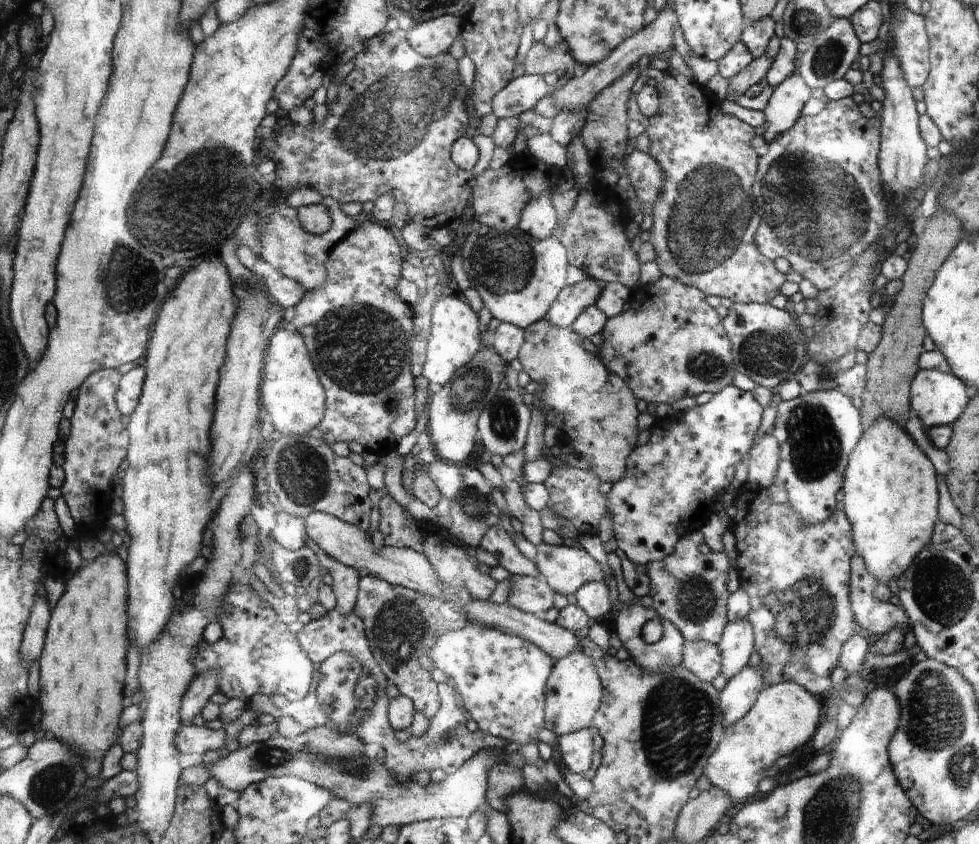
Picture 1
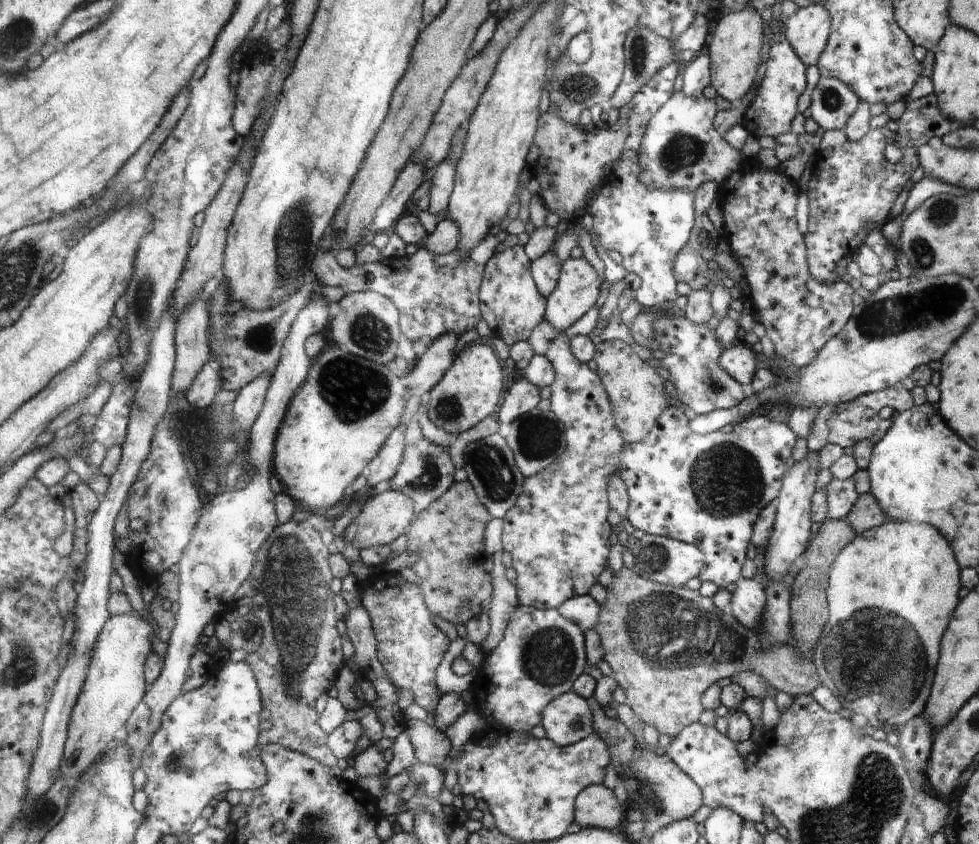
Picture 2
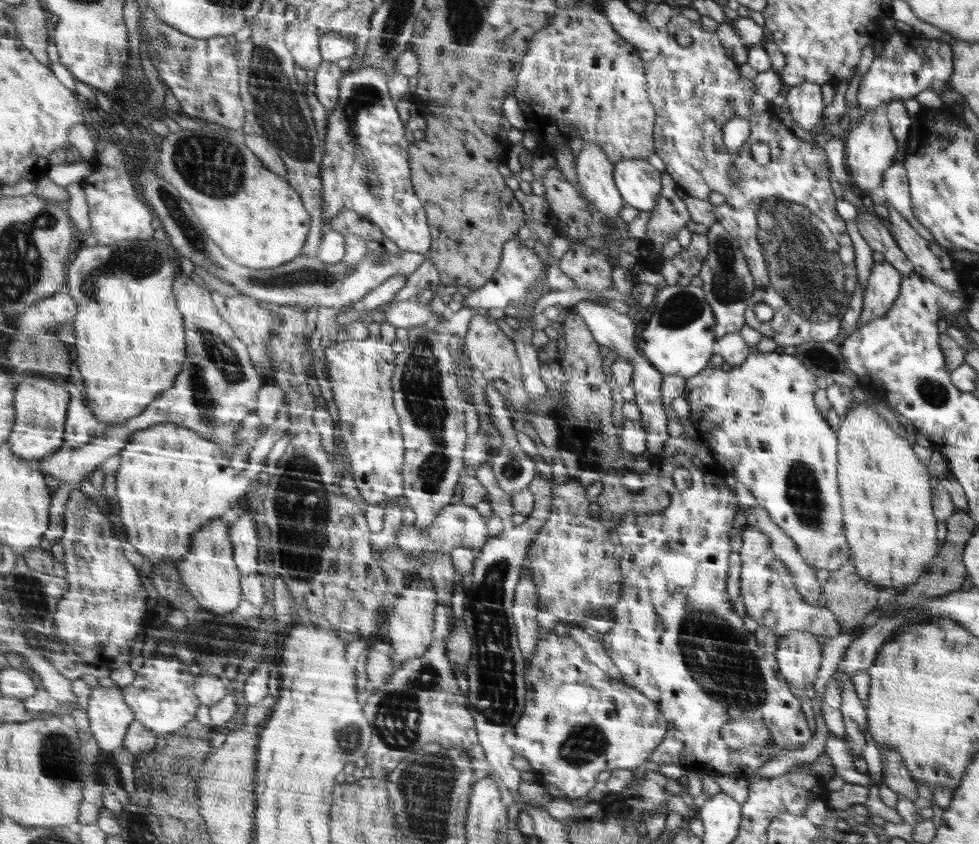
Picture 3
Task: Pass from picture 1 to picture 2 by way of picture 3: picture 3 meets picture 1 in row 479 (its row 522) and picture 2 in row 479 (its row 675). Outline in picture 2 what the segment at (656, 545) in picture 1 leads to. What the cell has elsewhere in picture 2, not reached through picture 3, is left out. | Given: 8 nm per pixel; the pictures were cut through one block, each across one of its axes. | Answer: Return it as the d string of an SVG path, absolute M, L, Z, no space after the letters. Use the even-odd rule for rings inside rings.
M669 406L669 412L663 414L661 424L657 424L645 440L625 444L625 448L617 454L617 476L621 478L629 498L625 516L631 526L645 532L645 536L663 536L697 546L705 556L705 568L697 578L701 582L713 582L721 590L739 578L745 548L749 544L749 536L753 536L751 526L755 526L761 510L779 496L777 490L781 490L785 460L789 458L797 438L787 424L775 422L763 414L749 414L745 420L735 424L731 432L717 430L703 436L689 428L689 420L681 414L681 408Z

